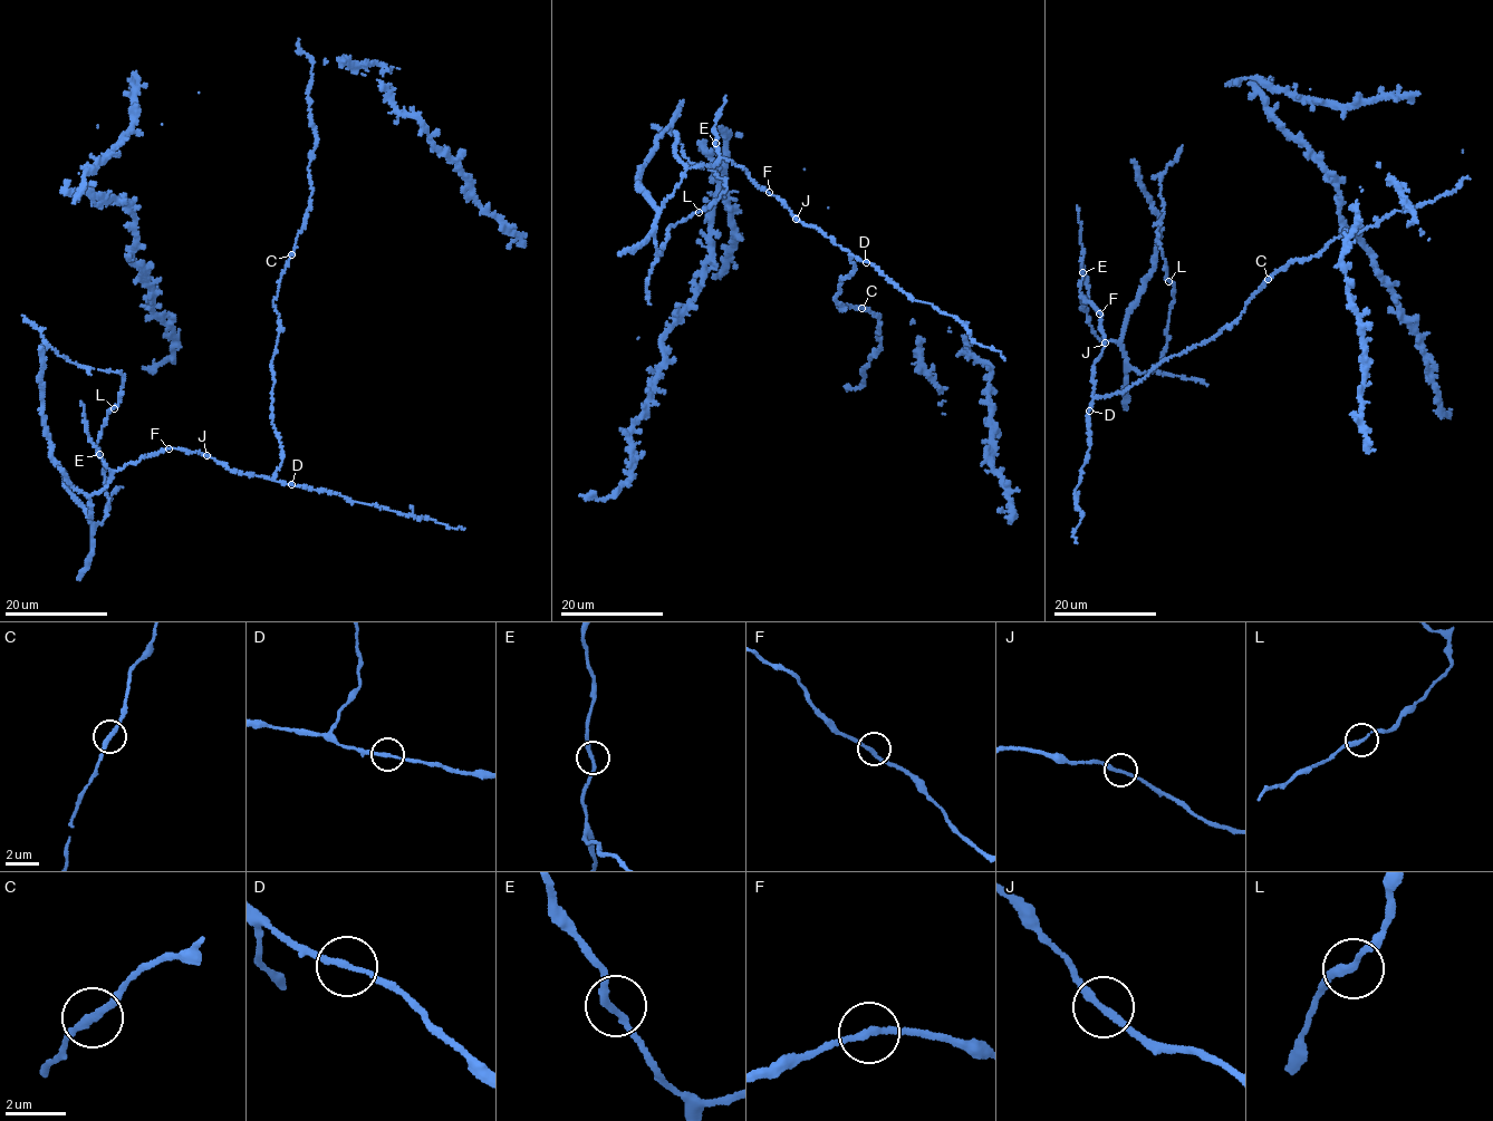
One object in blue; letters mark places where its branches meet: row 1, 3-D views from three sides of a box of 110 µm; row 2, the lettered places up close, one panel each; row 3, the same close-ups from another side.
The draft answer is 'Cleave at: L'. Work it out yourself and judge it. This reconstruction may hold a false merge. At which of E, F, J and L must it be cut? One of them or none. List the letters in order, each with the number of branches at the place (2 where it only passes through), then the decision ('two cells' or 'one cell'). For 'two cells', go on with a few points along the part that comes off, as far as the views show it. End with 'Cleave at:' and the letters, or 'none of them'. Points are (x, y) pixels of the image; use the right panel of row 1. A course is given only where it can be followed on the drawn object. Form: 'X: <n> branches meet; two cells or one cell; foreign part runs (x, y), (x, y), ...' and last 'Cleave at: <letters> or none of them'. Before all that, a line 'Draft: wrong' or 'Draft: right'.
Draft: wrong
E: 2 branches meet; one cell
F: 2 branches meet; one cell
J: 2 branches meet; one cell
L: 2 branches meet; one cell
Cleave at: none of them

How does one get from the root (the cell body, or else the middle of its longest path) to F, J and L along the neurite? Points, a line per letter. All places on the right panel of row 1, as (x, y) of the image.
F: (1161, 229), (1155, 266), (1119, 340), (1096, 335), (1080, 296), (1099, 313)
J: (1161, 229), (1155, 266), (1119, 340), (1096, 335), (1081, 308), (1084, 297), (1079, 298), (1099, 313), (1105, 342)
L: (1161, 229), (1155, 266), (1123, 344), (1138, 373), (1150, 374), (1163, 357), (1174, 300), (1168, 281)

